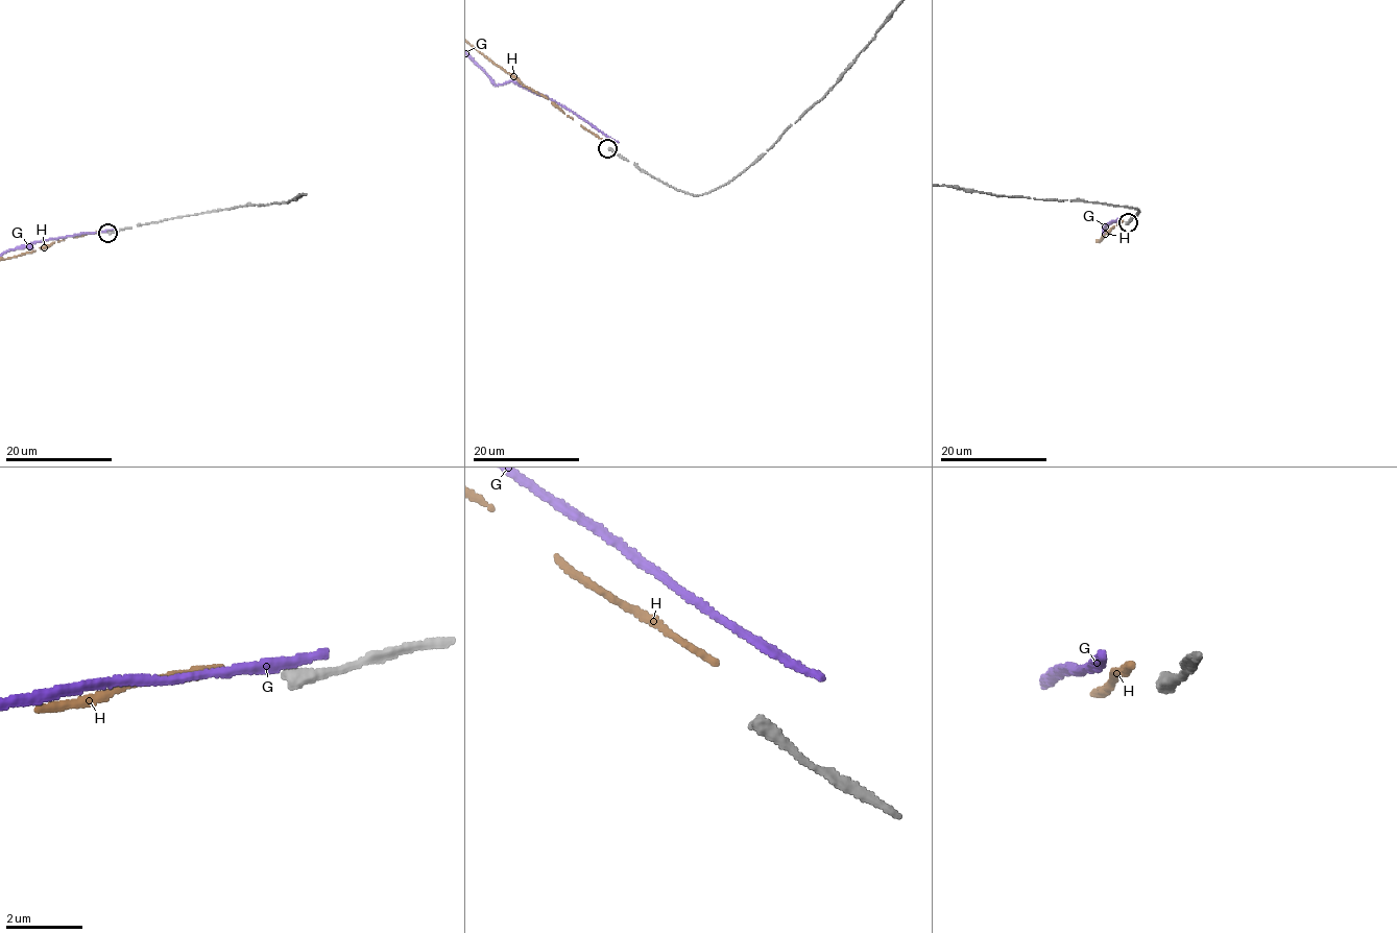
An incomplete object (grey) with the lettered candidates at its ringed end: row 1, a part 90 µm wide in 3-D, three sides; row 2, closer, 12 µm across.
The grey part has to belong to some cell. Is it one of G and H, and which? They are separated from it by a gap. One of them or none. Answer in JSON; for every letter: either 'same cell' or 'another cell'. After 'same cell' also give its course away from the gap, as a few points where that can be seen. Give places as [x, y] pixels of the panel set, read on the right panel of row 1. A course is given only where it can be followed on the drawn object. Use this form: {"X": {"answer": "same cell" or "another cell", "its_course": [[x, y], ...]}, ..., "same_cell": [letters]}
{"G": {"answer": "another cell"}, "H": {"answer": "another cell"}, "same_cell": []}

